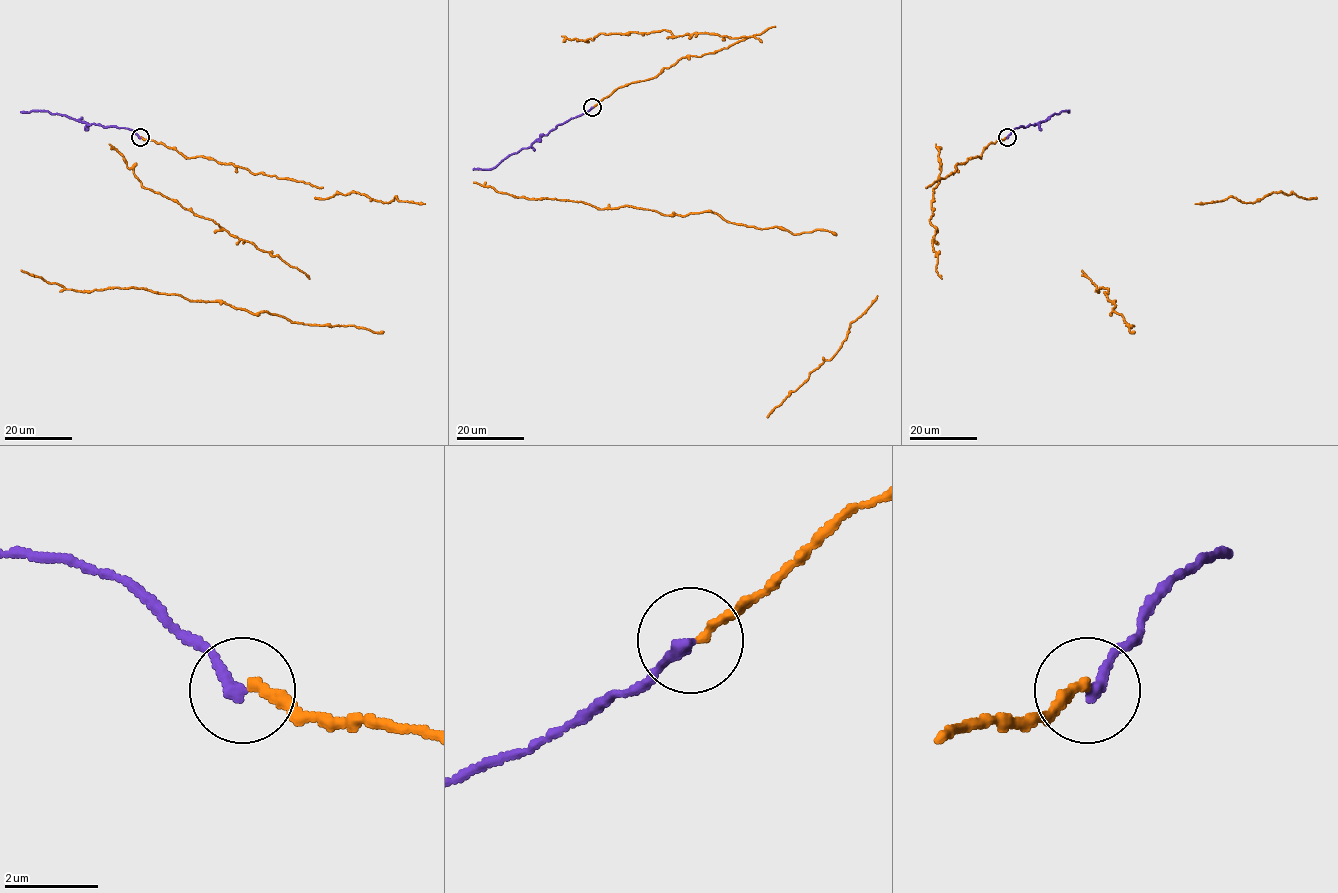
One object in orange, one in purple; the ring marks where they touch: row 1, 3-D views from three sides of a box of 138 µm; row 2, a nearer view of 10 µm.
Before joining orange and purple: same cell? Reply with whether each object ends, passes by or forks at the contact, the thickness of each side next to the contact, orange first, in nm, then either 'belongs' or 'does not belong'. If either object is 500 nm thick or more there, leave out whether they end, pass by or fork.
orange ends there; purple ends there; 200 nm thick on the orange side, 280 nm on the other; belongs

